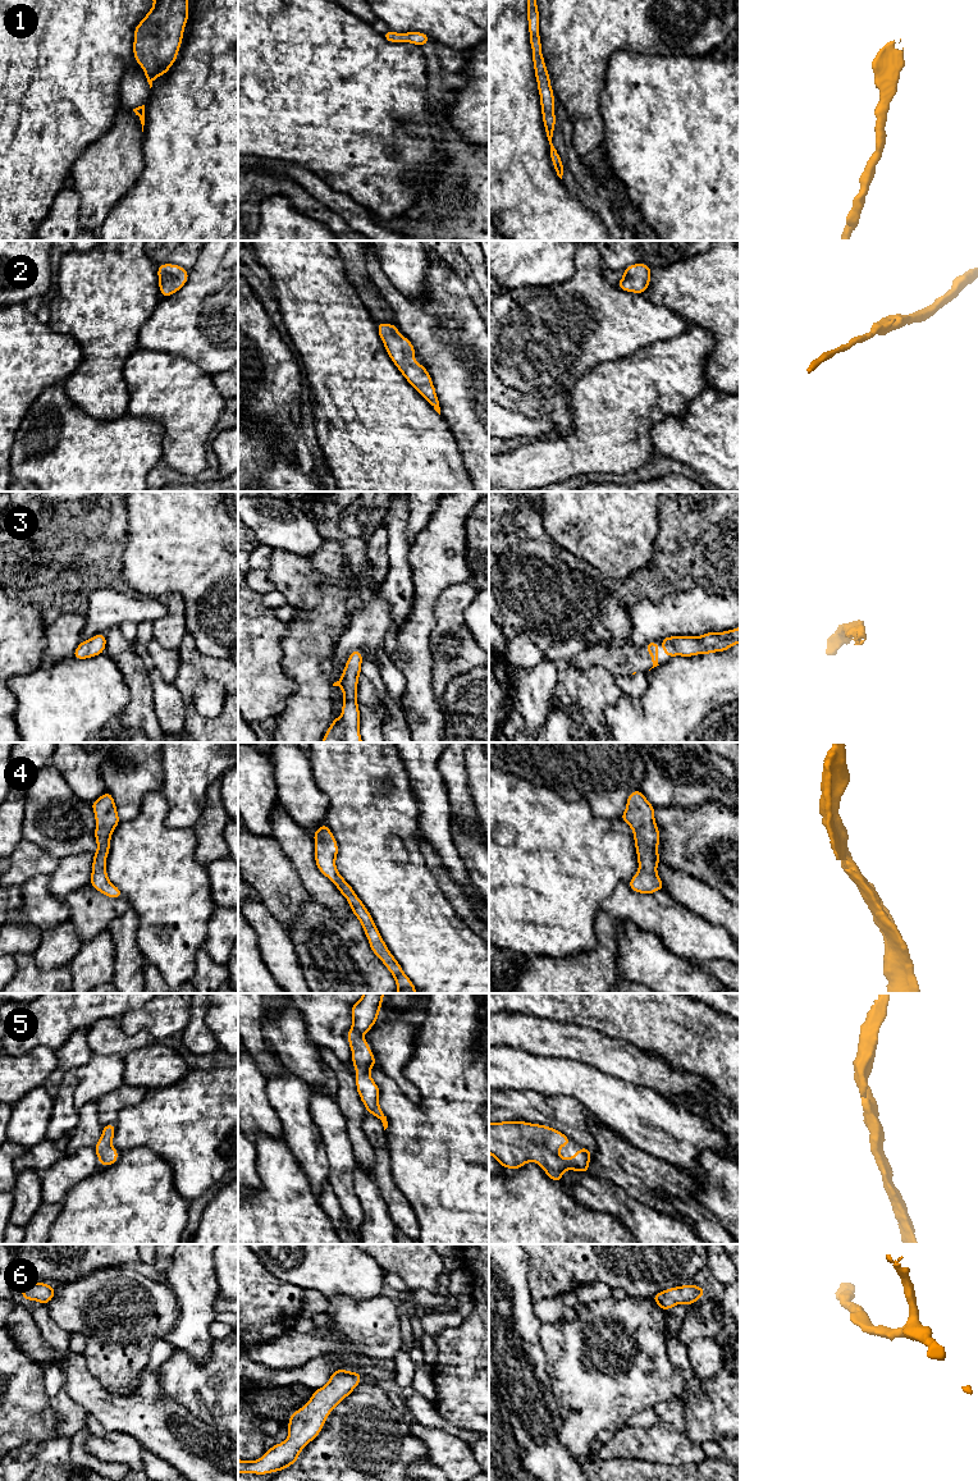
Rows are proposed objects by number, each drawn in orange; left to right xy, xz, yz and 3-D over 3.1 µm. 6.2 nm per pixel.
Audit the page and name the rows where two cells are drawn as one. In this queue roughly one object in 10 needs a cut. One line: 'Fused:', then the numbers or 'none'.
Fused: none

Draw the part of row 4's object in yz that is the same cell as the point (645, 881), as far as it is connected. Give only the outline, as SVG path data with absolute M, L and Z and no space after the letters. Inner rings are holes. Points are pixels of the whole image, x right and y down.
M635 790L627 796L626 810L620 817L634 832L639 870L627 885L639 893L653 895L655 891L664 890L655 868L662 860L658 855L661 837L654 810L655 808L643 792Z

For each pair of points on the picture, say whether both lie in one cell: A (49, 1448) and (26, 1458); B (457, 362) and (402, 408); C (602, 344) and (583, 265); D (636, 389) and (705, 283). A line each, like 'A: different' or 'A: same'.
A: same
B: different
C: same
D: different

